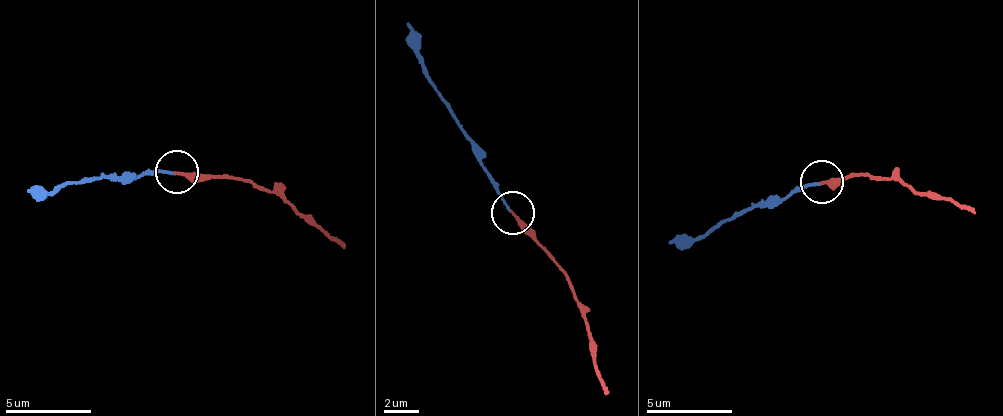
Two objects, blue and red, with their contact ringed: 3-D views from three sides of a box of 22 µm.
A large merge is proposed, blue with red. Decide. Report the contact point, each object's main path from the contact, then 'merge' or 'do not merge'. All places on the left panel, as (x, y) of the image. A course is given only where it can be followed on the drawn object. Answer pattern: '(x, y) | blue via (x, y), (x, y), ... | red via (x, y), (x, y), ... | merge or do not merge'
(177, 172) | blue via (174, 173), (95, 175), (57, 191), (27, 190) | red via (178, 173), (245, 179), (273, 192), (347, 245) | merge

